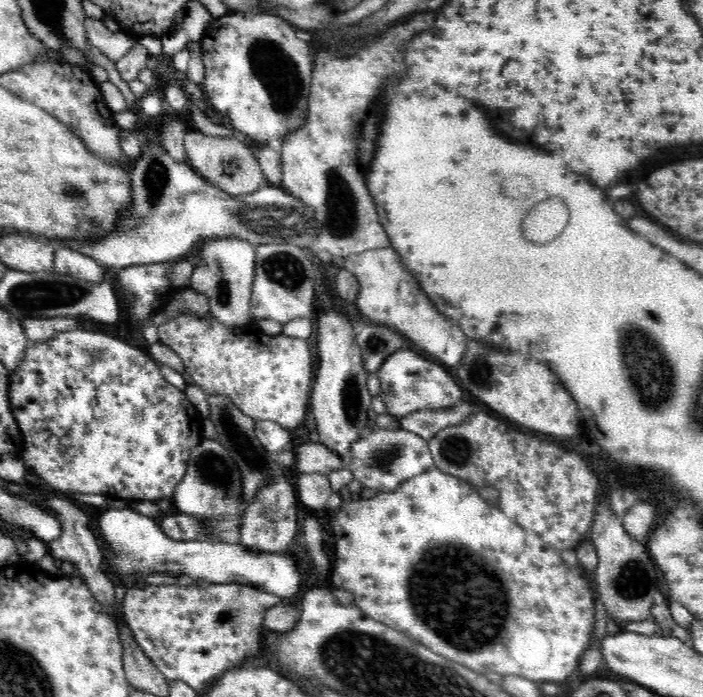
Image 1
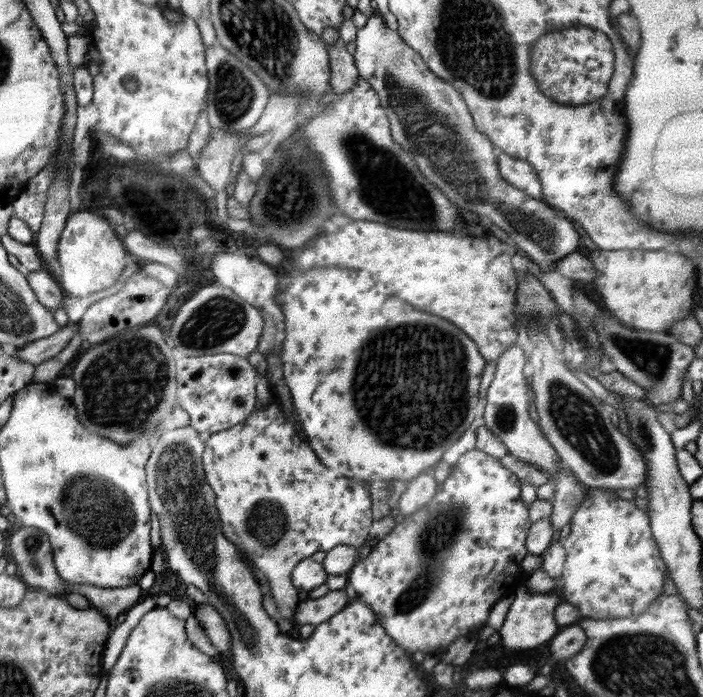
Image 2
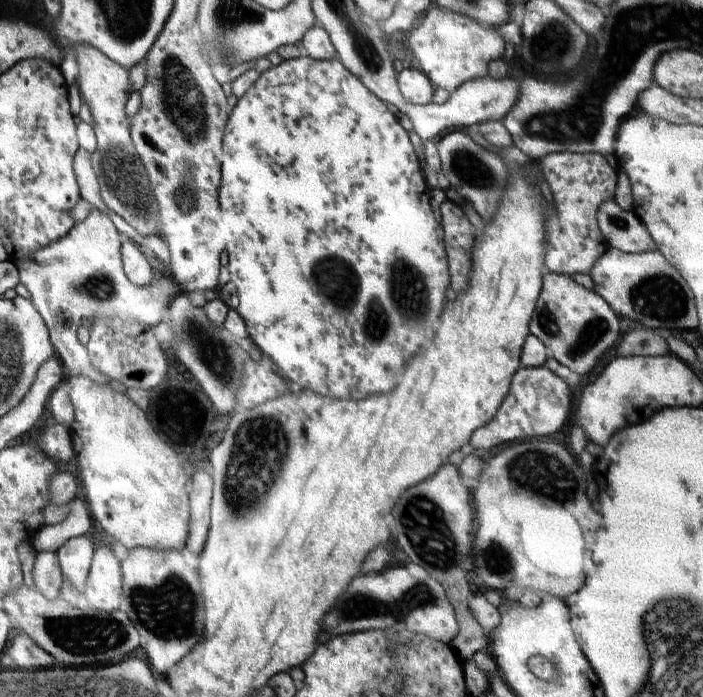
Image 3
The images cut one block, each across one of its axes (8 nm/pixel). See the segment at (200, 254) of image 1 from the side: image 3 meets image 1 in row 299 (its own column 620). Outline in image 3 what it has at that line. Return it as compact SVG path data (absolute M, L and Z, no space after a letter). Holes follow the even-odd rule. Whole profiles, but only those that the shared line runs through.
M614 200L600 204L597 222L608 247L625 253L658 252L648 229L632 211L625 211Z

